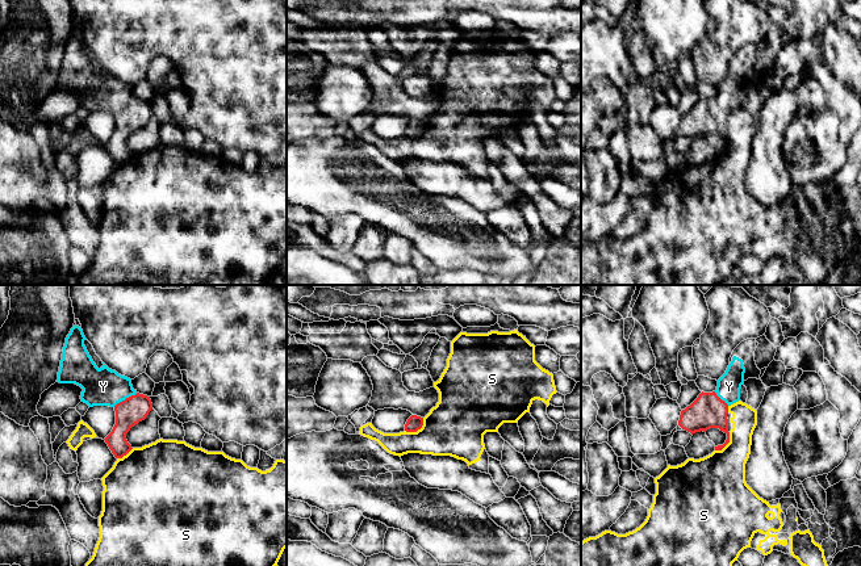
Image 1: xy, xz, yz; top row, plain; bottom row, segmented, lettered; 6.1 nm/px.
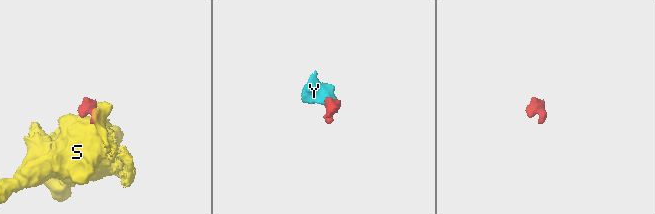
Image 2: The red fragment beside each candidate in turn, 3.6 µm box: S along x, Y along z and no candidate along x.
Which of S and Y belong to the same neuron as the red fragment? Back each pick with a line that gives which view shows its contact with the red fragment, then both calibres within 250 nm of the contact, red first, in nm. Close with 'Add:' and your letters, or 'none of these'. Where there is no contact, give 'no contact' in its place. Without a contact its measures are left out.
Y: contact in xy; calibres 160 and 220 nm
Add: Y

